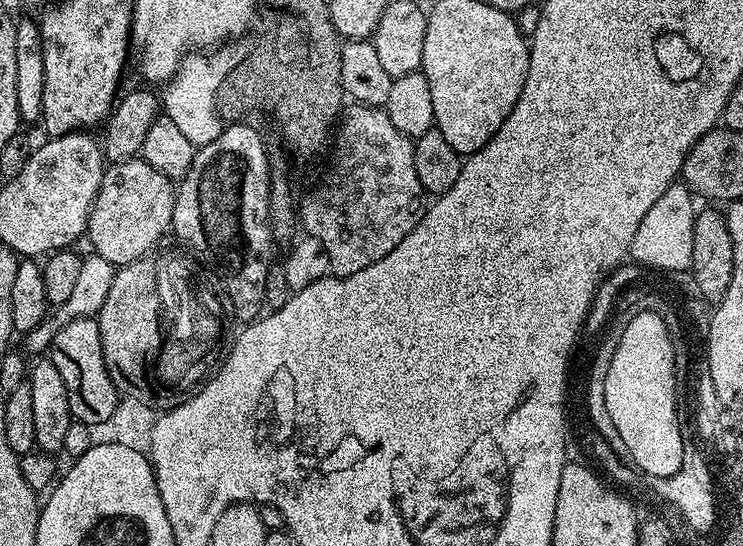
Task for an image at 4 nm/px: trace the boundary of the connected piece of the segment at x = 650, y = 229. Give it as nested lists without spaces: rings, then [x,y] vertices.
[[[679,180],[668,181],[646,210],[642,210],[642,218],[638,218],[638,226],[634,226],[634,234],[630,234],[627,255],[637,265],[649,269],[687,269],[693,253],[694,234],[698,223],[696,216],[697,201],[682,186]]]

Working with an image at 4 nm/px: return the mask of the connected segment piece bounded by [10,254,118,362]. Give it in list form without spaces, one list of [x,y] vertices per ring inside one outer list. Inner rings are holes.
[[[95,254],[85,255],[80,260],[76,284],[73,292],[70,293],[70,298],[66,298],[66,302],[62,302],[62,306],[52,308],[45,318],[44,324],[38,326],[38,330],[30,330],[30,334],[21,336],[13,335],[10,341],[11,359],[39,361],[51,353],[54,338],[58,338],[58,334],[62,334],[62,330],[66,326],[74,325],[78,321],[99,321],[102,310],[106,306],[106,298],[110,298],[110,290],[114,290],[116,285],[117,275],[117,265],[112,264],[106,258]]]

